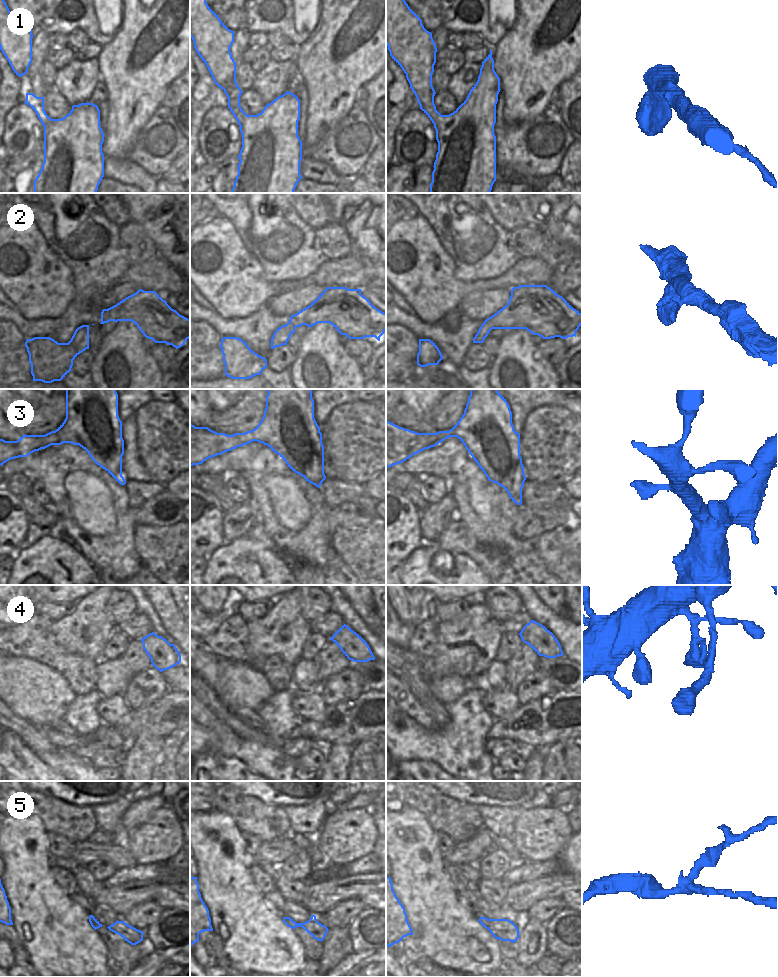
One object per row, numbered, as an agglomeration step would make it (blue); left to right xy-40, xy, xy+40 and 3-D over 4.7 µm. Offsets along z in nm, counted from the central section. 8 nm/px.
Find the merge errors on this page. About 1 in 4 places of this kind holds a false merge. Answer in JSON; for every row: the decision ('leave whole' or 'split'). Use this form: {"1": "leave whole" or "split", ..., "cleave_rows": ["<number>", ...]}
{"1": "leave whole", "2": "leave whole", "3": "leave whole", "4": "leave whole", "5": "leave whole", "cleave_rows": []}

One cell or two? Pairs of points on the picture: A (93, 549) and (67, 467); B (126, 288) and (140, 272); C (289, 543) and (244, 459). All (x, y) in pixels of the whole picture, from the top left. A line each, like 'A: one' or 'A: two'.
A: one
B: two
C: two

